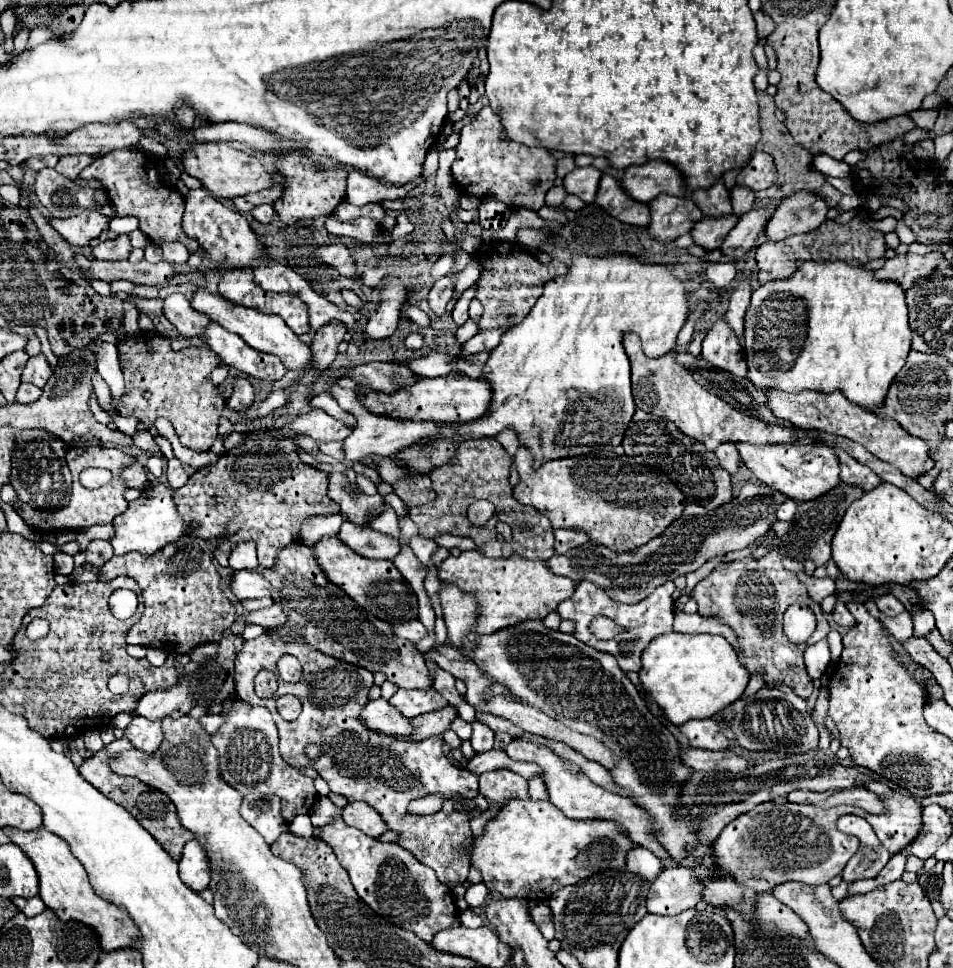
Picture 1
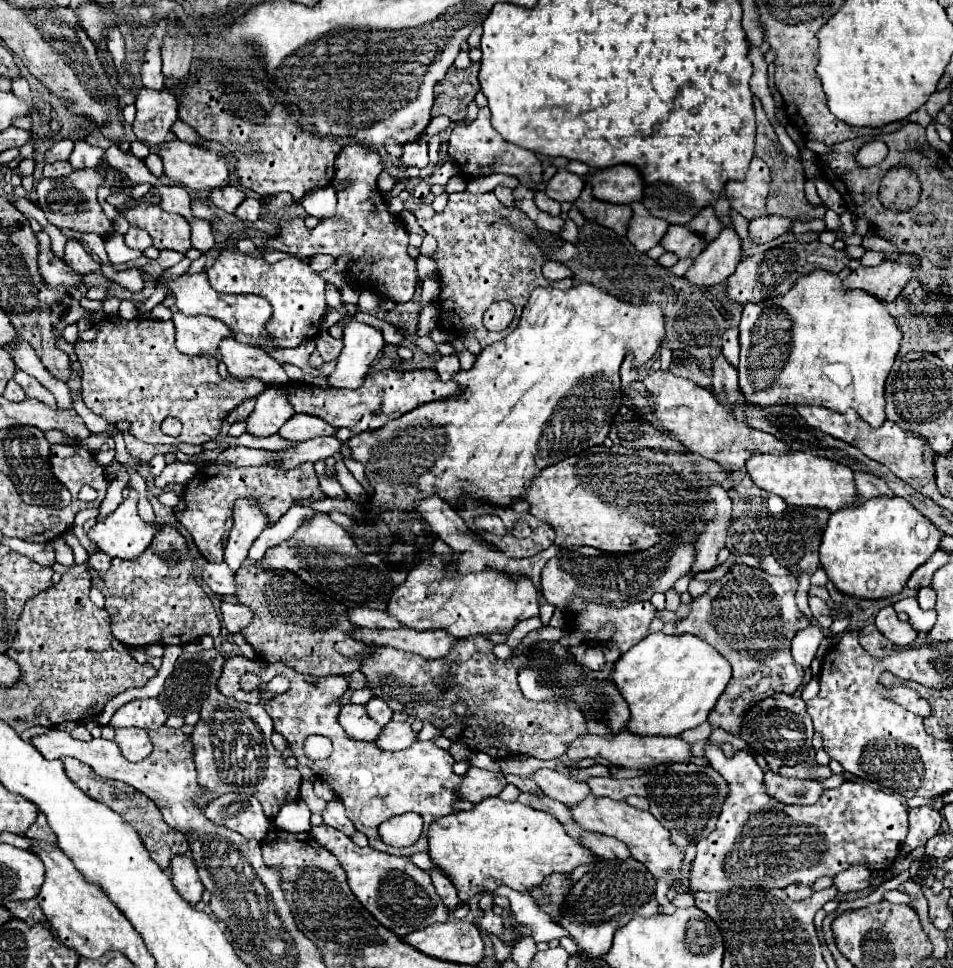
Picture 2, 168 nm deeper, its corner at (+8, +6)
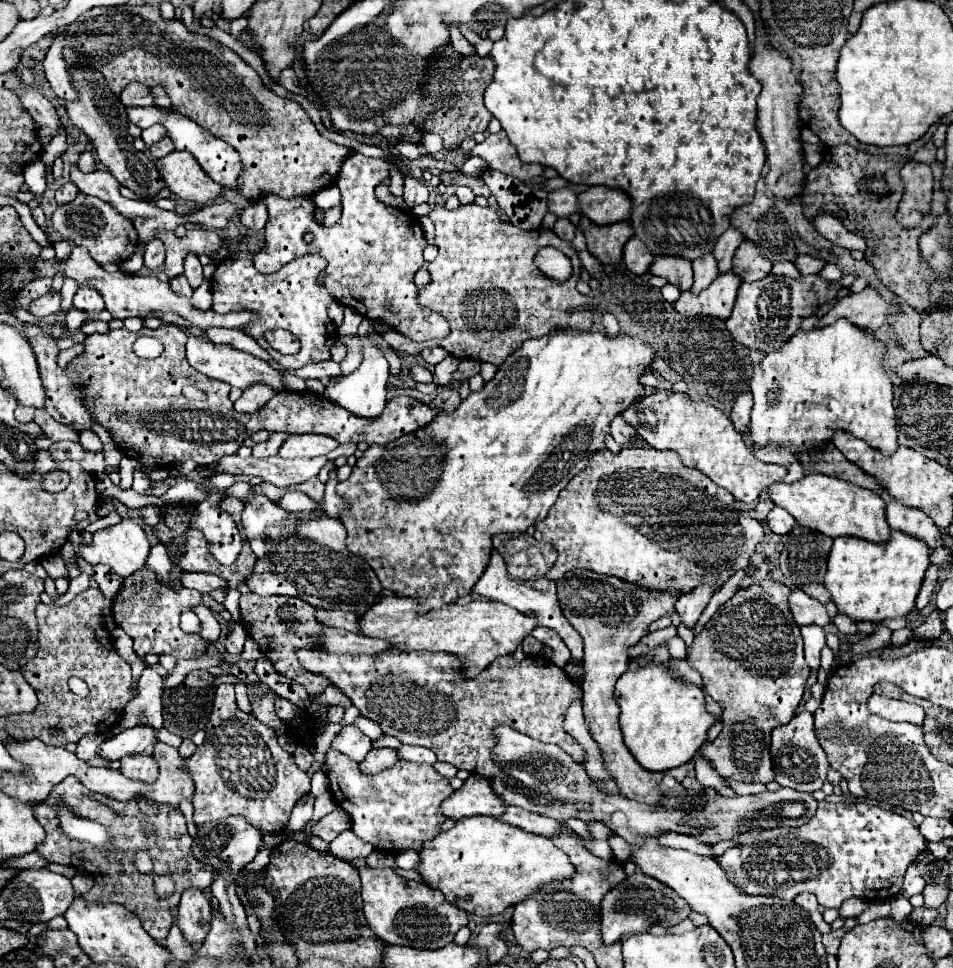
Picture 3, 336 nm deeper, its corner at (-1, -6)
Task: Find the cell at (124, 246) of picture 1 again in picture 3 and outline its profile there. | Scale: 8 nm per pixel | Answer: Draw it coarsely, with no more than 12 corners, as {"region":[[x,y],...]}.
{"region":[[160,239],[146,245],[144,265],[158,269],[164,263],[164,245]]}

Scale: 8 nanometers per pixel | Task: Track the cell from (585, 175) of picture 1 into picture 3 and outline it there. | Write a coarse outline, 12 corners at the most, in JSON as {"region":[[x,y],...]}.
{"region":[[570,189],[548,193],[548,211],[568,217],[578,211],[576,193]]}

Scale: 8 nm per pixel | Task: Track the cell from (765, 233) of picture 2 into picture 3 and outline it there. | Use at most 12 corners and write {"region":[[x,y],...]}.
{"region":[[754,243],[736,249],[732,271],[744,283],[764,279],[772,263]]}

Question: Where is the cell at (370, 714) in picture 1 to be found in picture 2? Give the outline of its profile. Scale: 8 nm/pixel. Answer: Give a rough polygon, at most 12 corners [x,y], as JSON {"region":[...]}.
{"region":[[347,703],[339,723],[353,739],[375,741],[377,727],[365,707]]}

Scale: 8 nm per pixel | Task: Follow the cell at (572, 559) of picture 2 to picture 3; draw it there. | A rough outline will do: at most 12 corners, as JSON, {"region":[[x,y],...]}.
{"region":[[562,579],[584,641],[584,717],[626,799],[698,795],[694,763],[654,773],[622,741],[614,685],[674,595]]}

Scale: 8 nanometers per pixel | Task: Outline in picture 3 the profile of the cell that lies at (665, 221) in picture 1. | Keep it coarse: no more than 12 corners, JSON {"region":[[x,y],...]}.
{"region":[[632,237],[624,247],[622,263],[628,271],[644,275],[654,255]]}

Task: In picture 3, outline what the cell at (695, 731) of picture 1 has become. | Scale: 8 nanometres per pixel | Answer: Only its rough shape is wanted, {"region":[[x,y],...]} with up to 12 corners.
{"region":[[820,801],[716,857],[740,891],[828,909],[898,895],[910,819]]}

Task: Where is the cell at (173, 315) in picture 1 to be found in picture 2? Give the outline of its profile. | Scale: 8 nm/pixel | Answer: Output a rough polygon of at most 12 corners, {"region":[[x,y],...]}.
{"region":[[173,311],[177,349],[215,355],[231,331],[213,317]]}

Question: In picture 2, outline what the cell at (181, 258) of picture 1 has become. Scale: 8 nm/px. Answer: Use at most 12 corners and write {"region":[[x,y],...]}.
{"region":[[161,251],[161,267],[177,265],[183,255],[179,251]]}

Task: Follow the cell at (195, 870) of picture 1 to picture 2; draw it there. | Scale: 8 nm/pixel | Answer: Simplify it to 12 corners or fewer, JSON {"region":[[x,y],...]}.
{"region":[[189,855],[171,859],[173,885],[195,905],[203,883]]}

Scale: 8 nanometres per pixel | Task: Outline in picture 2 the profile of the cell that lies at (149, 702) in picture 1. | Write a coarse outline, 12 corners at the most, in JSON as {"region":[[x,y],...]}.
{"region":[[133,699],[111,719],[115,729],[157,729],[167,721],[159,699]]}

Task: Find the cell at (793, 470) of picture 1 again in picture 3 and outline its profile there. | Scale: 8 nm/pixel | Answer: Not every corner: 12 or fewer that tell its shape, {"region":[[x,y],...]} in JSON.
{"region":[[810,473],[772,483],[770,499],[832,539],[888,543],[886,503]]}

